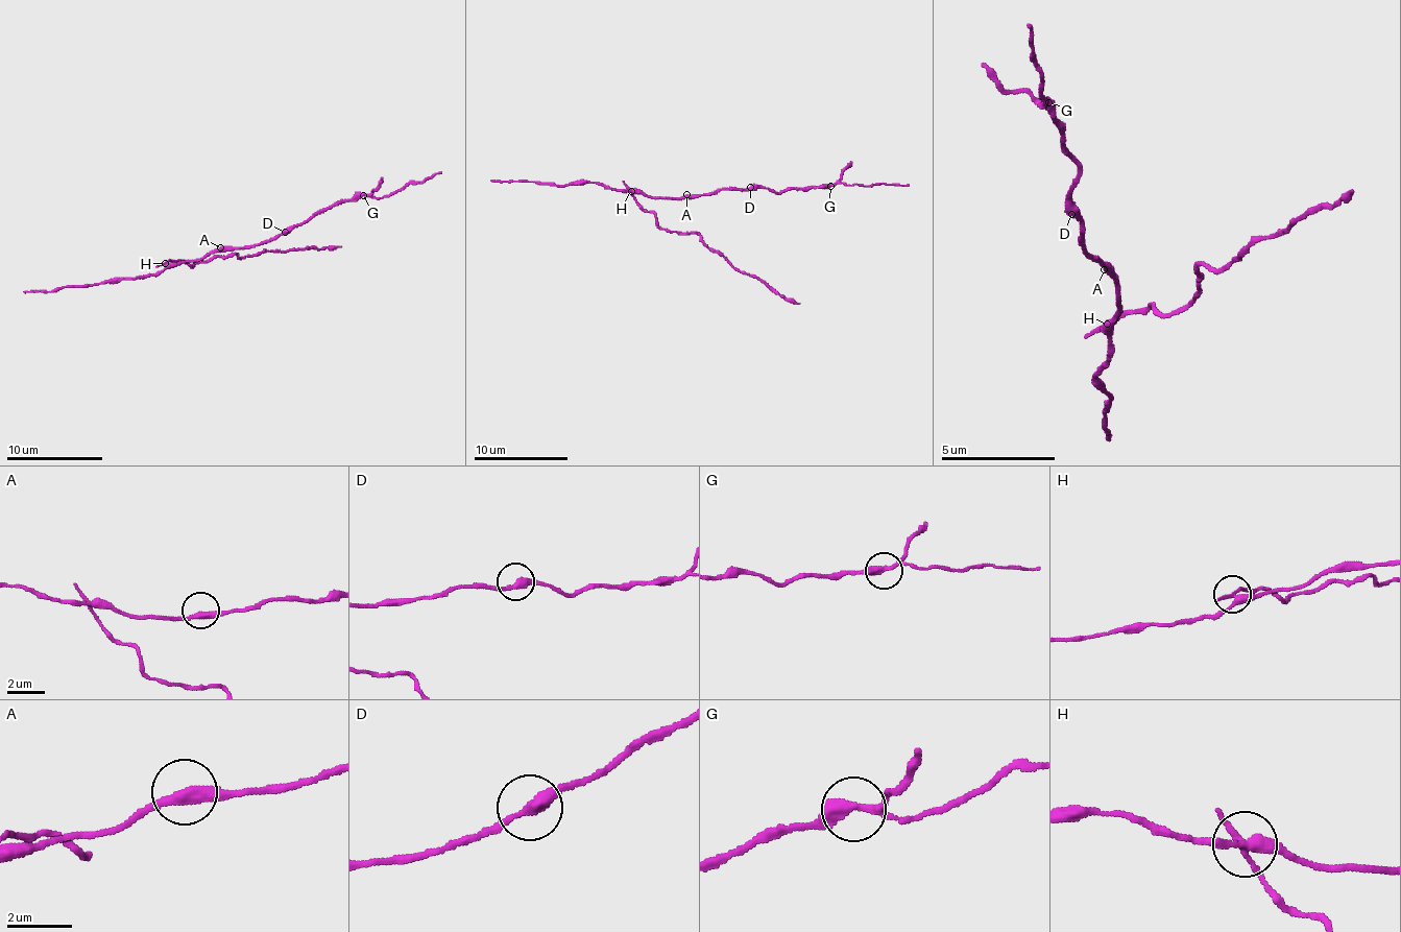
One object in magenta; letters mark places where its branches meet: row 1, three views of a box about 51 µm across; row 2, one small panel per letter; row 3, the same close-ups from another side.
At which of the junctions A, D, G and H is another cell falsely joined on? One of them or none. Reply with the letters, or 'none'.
H

